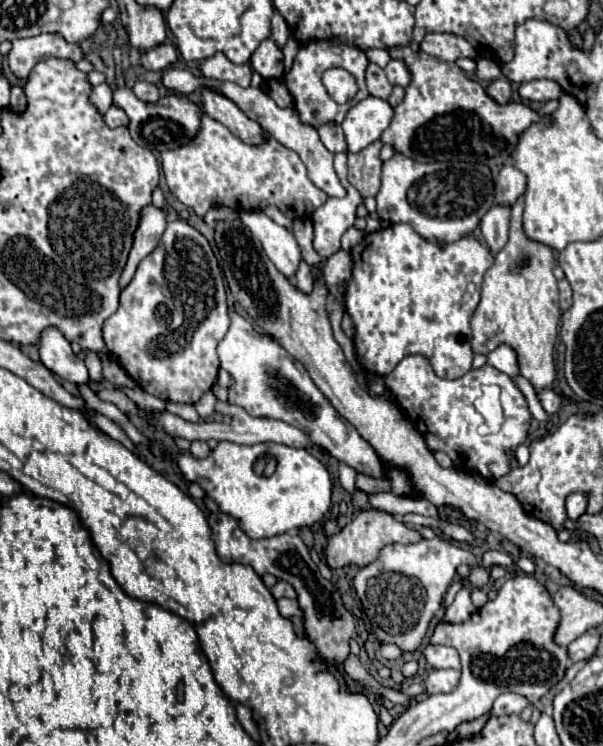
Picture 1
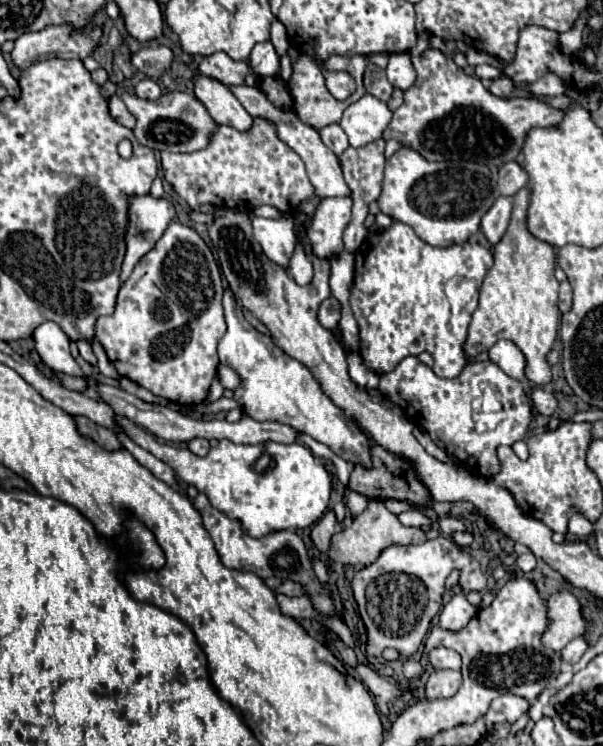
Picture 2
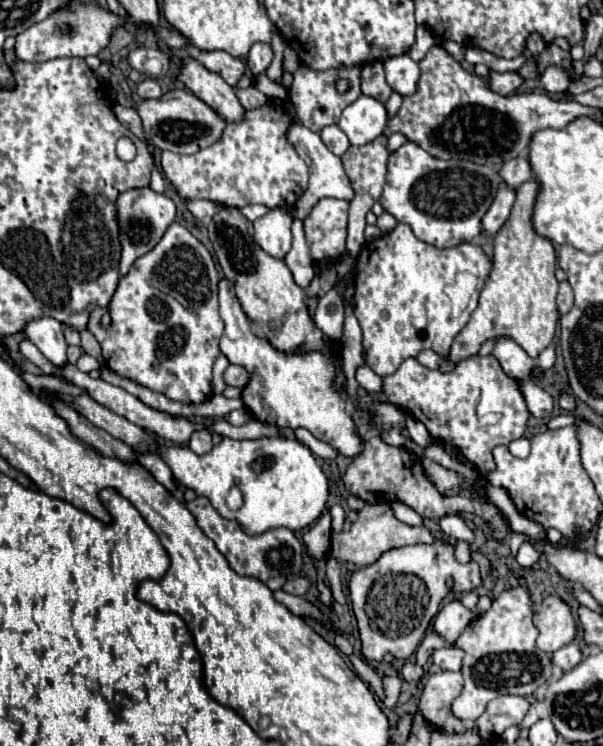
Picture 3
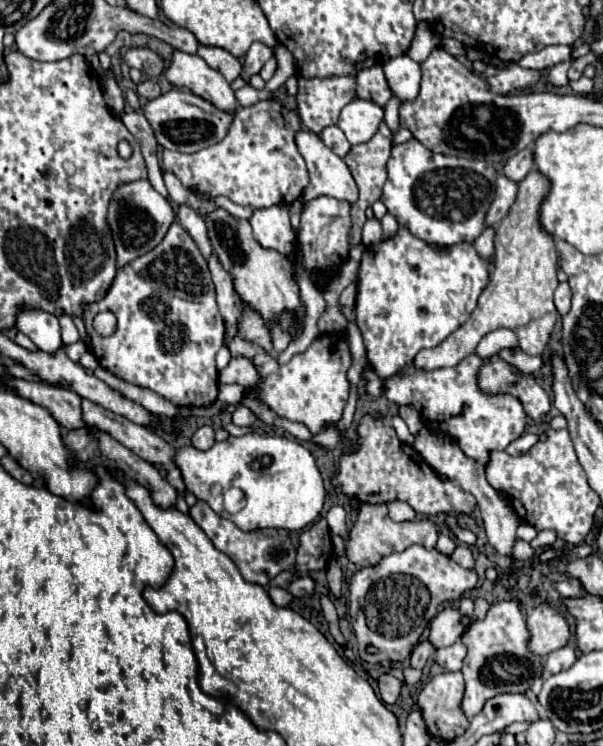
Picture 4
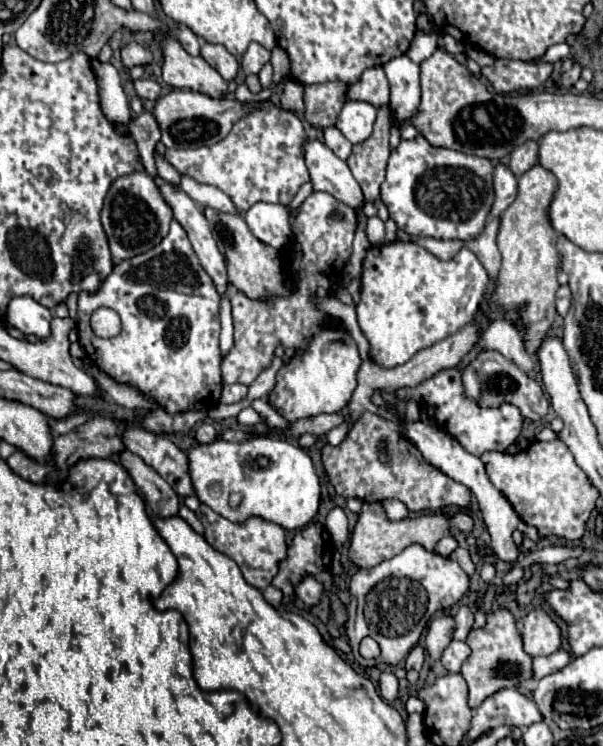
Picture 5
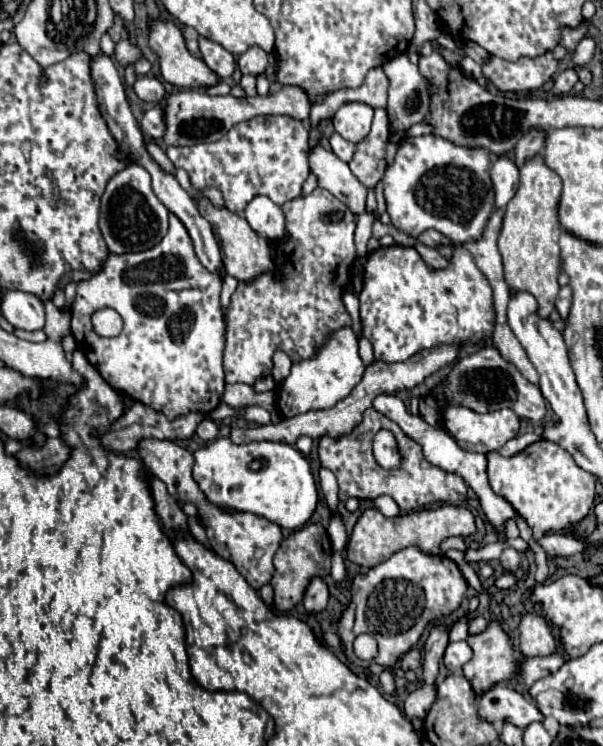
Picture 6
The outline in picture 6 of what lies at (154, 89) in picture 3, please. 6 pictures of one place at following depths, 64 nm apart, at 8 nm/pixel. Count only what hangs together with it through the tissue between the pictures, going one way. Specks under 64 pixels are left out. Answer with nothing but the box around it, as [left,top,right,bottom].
[134,76,166,104]

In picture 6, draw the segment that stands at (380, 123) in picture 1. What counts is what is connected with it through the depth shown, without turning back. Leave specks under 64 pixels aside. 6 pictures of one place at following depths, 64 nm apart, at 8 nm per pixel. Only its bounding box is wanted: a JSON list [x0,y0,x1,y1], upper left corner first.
[332,102,374,144]

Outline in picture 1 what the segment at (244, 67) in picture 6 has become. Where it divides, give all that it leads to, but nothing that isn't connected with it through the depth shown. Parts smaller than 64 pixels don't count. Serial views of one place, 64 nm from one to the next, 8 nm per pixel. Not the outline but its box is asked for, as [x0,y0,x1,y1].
[250,38,284,80]

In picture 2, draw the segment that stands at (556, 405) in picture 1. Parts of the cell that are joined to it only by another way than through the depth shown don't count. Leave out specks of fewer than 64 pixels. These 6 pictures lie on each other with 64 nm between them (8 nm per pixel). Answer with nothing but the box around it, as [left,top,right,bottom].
[530,386,556,416]

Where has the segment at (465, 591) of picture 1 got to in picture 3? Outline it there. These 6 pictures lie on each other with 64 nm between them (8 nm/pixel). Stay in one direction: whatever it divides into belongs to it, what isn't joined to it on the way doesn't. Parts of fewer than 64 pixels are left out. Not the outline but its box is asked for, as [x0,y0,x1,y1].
[434,600,474,644]

